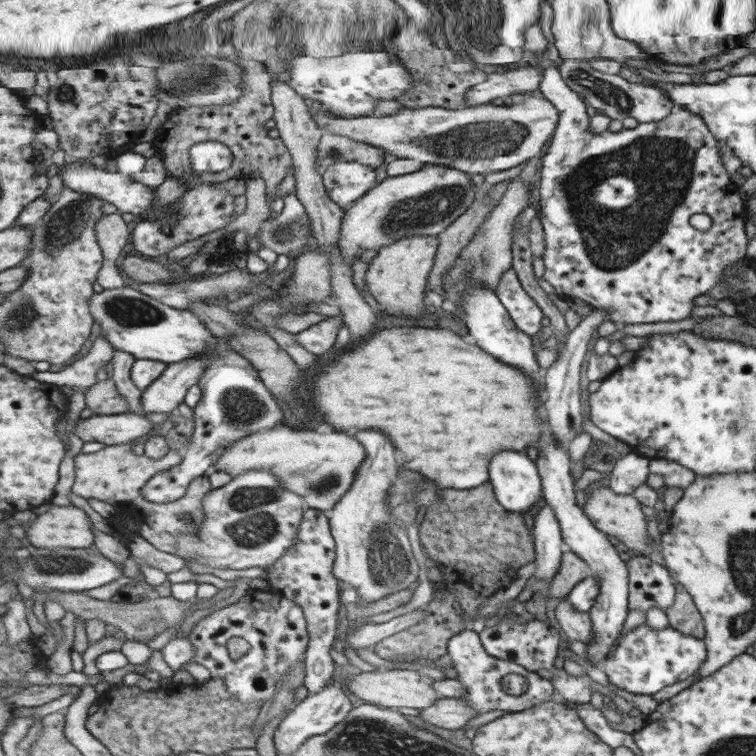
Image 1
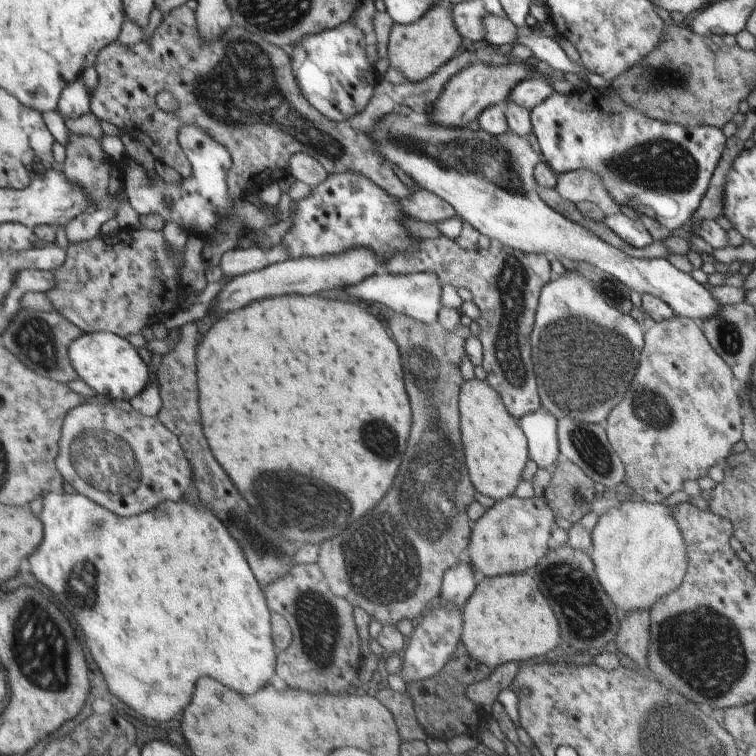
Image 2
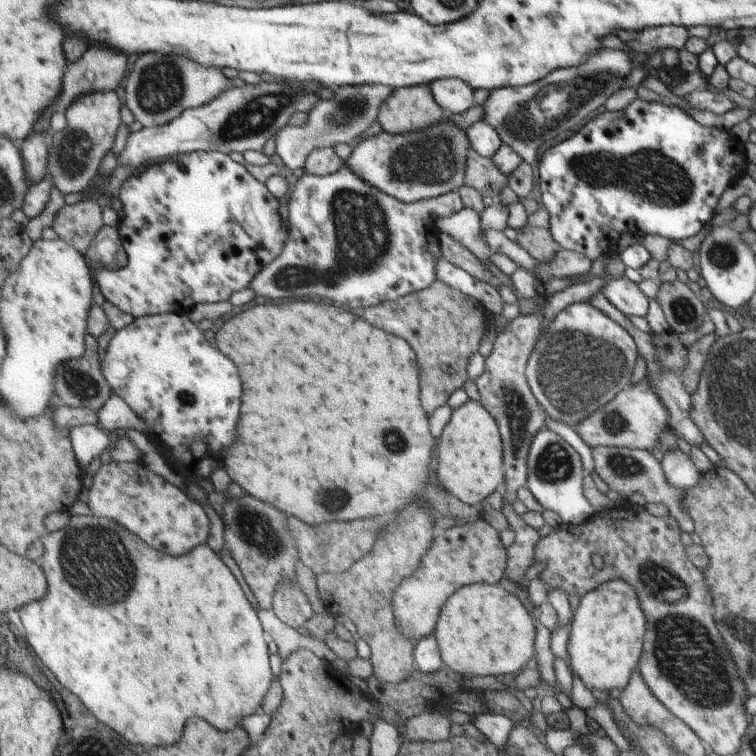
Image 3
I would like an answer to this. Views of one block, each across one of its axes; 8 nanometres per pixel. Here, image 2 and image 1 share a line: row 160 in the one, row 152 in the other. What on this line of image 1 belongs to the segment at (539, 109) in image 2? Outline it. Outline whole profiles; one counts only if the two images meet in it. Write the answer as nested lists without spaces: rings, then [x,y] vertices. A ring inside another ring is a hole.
[[[556,66],[542,69],[543,80],[539,84],[538,92],[548,100],[553,101],[558,112],[561,112],[561,122],[558,123],[557,132],[547,151],[544,152],[540,169],[540,184],[538,184],[538,194],[540,194],[540,221],[544,232],[544,280],[550,284],[560,298],[584,300],[594,308],[601,308],[609,312],[609,320],[615,324],[650,324],[657,322],[672,322],[680,319],[687,319],[691,316],[694,303],[692,300],[700,294],[708,292],[720,283],[718,278],[724,276],[726,267],[736,262],[740,262],[746,254],[746,244],[749,236],[746,235],[746,208],[744,200],[736,190],[730,190],[730,178],[722,166],[720,152],[718,152],[718,139],[709,131],[705,120],[690,112],[686,108],[681,108],[679,104],[674,104],[671,113],[658,122],[639,123],[634,129],[623,128],[618,132],[605,130],[604,132],[588,132],[588,114],[586,108],[582,106],[582,100],[578,98],[578,93],[574,92],[561,77]],[[695,215],[709,215],[713,221],[710,231],[698,231],[692,226],[692,218]]]

